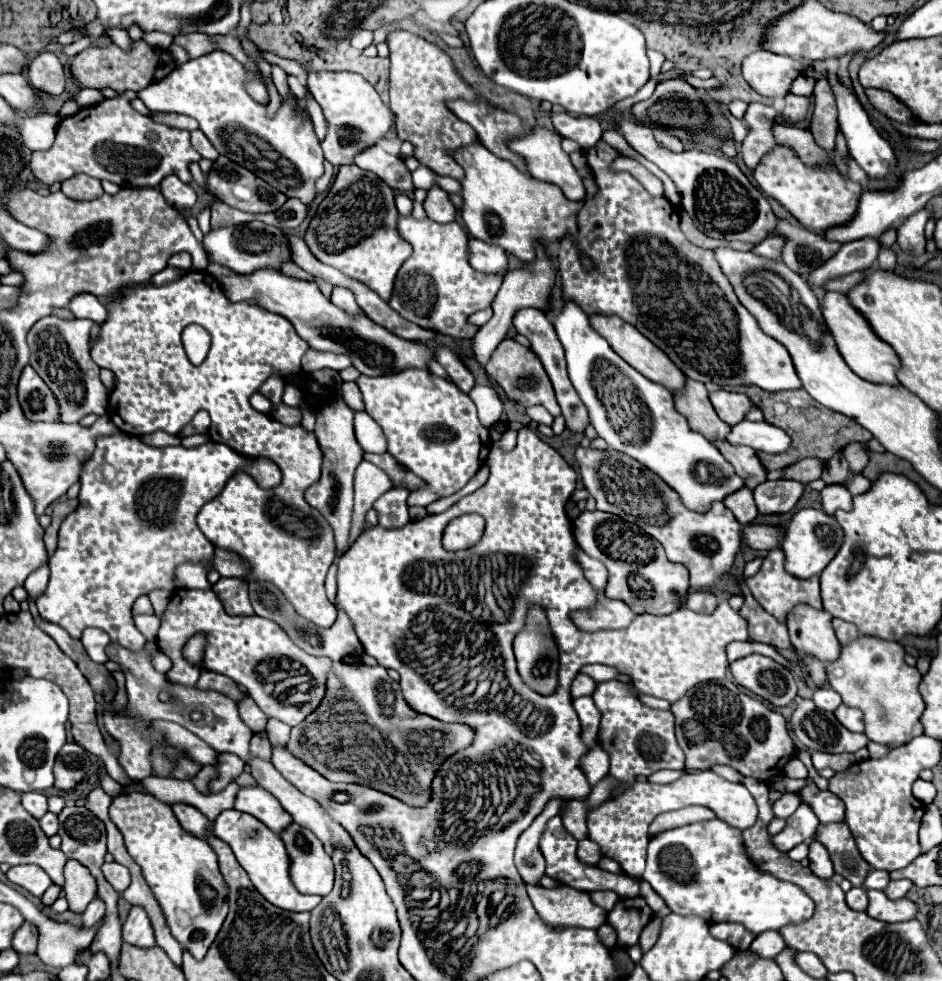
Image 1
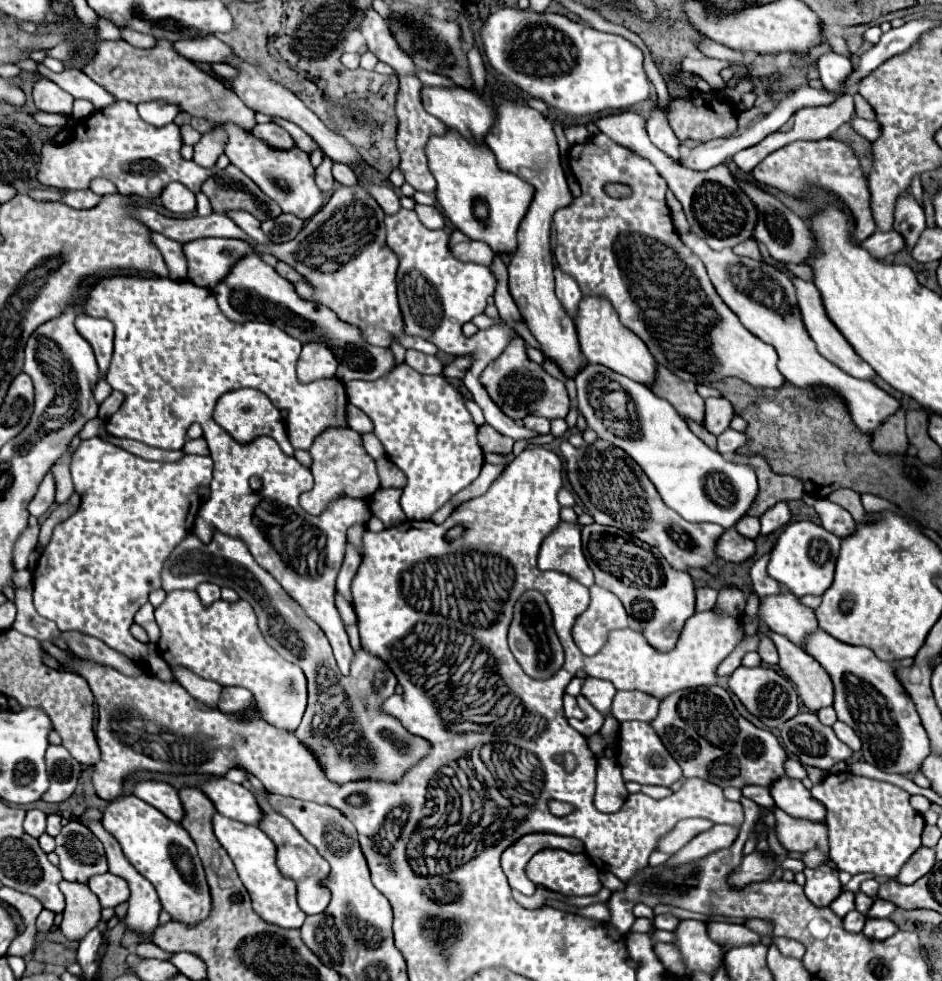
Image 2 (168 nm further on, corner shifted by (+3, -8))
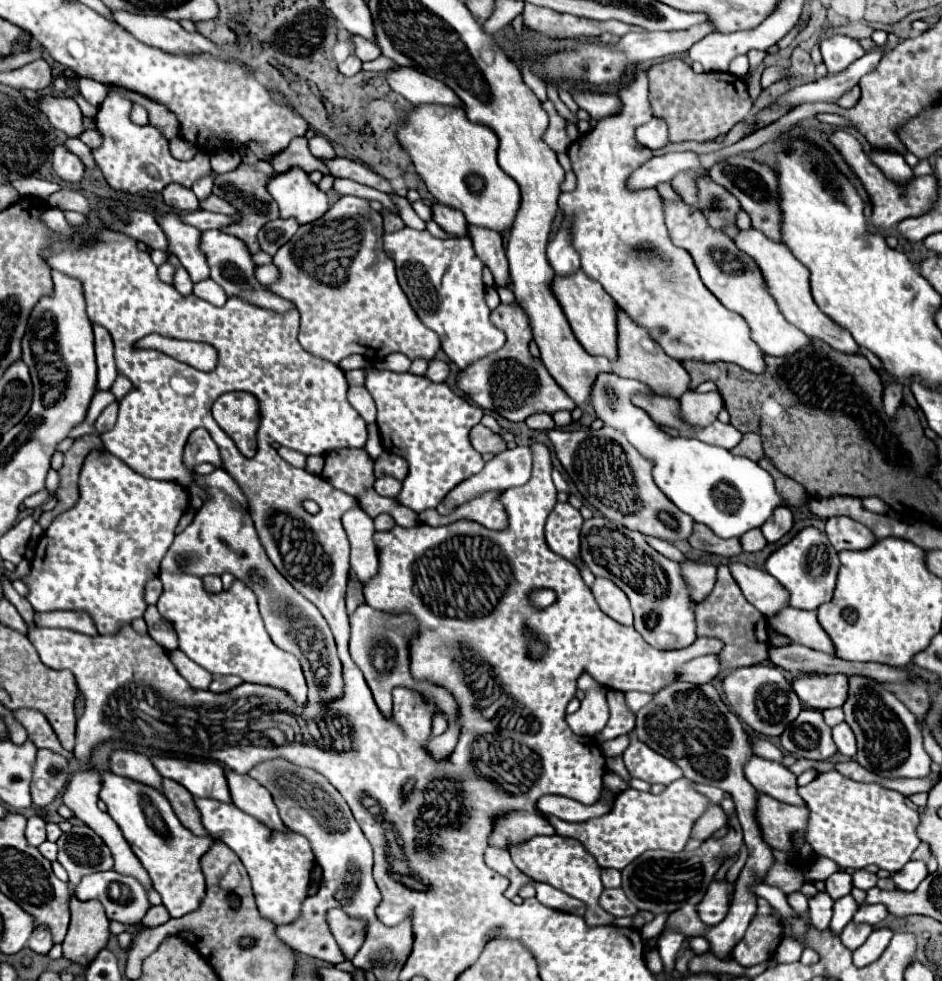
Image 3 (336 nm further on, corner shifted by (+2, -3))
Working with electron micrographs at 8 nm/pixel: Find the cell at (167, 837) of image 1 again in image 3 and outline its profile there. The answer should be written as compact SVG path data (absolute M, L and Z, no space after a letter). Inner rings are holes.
M104 773L100 799L106 803L108 815L118 823L130 849L148 871L154 889L160 893L162 903L170 911L170 917L182 917L196 911L206 897L204 875L198 861L212 845L212 839L192 835L192 831L184 829L176 819L176 813L162 793L132 779Z

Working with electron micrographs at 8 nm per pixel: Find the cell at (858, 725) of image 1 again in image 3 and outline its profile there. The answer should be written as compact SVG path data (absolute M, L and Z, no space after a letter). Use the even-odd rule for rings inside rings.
M840 723L832 729L834 733L834 741L838 745L838 751L842 755L848 755L848 757L854 757L856 755L856 739L854 739L854 733L852 729L846 725L846 723Z

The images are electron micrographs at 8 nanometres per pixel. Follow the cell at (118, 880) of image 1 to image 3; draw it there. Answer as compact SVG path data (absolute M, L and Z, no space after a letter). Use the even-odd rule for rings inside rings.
M100 871L84 877L76 885L76 897L80 901L98 899L104 905L108 919L120 923L140 923L150 907L140 883L116 871Z

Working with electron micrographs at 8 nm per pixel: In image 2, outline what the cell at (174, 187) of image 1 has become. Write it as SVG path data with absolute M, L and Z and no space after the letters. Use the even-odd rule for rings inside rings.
M171 182L161 194L163 206L173 214L191 214L195 210L195 194L179 182Z

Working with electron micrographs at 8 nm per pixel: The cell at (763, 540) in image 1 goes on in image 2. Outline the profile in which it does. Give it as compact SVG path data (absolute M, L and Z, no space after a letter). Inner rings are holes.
M735 528L723 532L715 544L715 554L727 562L745 562L755 552L755 542L739 536Z

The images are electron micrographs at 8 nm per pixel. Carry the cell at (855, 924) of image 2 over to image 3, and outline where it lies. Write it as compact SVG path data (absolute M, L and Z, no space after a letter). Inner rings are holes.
M848 923L844 929L842 929L842 935L840 935L840 939L842 939L842 943L848 947L848 949L856 949L856 947L860 947L866 939L868 939L868 935L872 933L872 927L868 927L868 923Z

